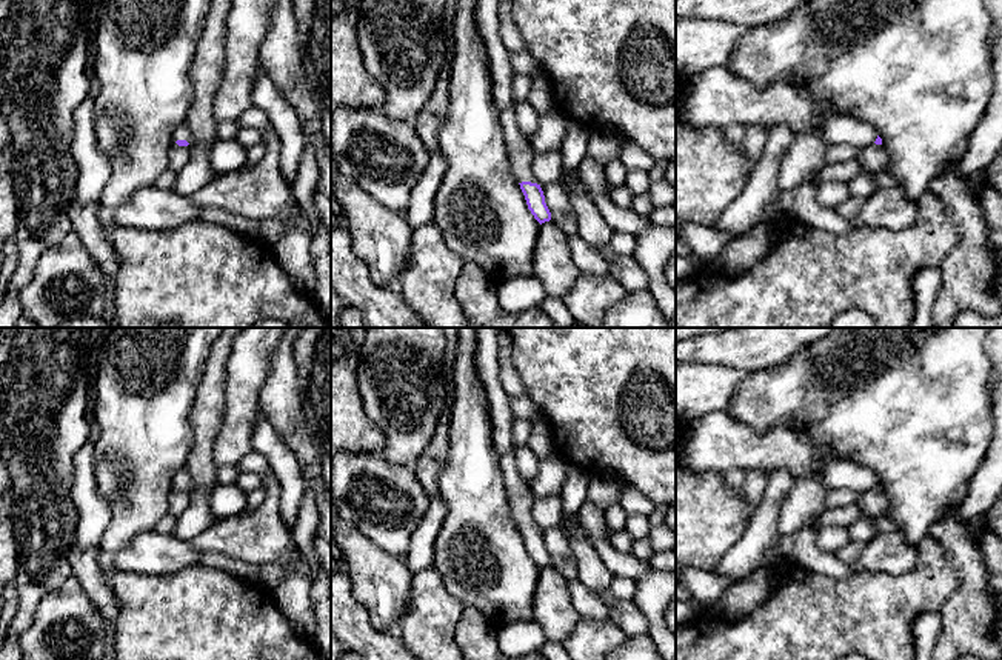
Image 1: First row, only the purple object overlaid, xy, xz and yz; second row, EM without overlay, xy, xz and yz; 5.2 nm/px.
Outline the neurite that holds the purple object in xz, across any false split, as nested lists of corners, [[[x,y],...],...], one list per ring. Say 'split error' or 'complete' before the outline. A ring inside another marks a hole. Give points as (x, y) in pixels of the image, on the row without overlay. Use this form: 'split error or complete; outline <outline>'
split error; outline [[[513,451],[500,457],[500,469],[505,478],[505,491],[511,515],[520,529],[528,554],[540,569],[549,566],[551,557],[545,548],[543,535],[533,522],[531,506],[534,494],[529,489],[528,482],[519,474]]]

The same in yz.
split error; outline [[[725,408],[682,426],[682,462],[696,471],[760,469],[770,474],[783,469],[794,478],[820,471],[827,491],[882,489],[870,468],[847,458],[820,466],[814,448],[802,443],[793,429],[776,425],[757,432],[750,425],[734,420]]]

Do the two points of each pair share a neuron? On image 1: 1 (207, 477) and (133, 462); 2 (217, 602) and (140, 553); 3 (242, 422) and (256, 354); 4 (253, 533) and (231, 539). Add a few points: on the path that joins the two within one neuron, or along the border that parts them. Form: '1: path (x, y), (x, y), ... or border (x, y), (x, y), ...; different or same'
1: border (193, 433), (193, 445), (183, 468); different
2: border (197, 563), (165, 574), (136, 574), (133, 571); different
3: path (242, 405), (245, 371); same
4: path (248, 537), (236, 537); same

